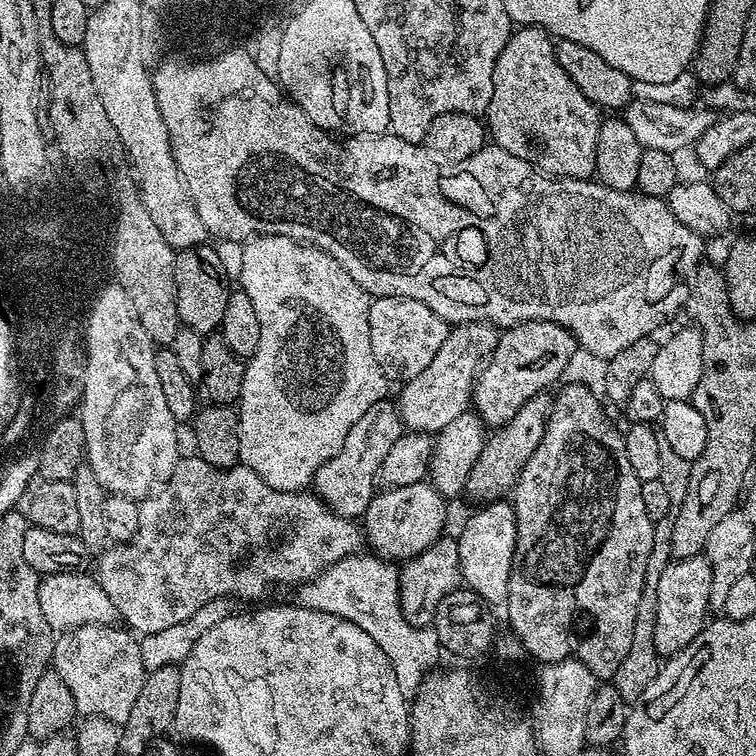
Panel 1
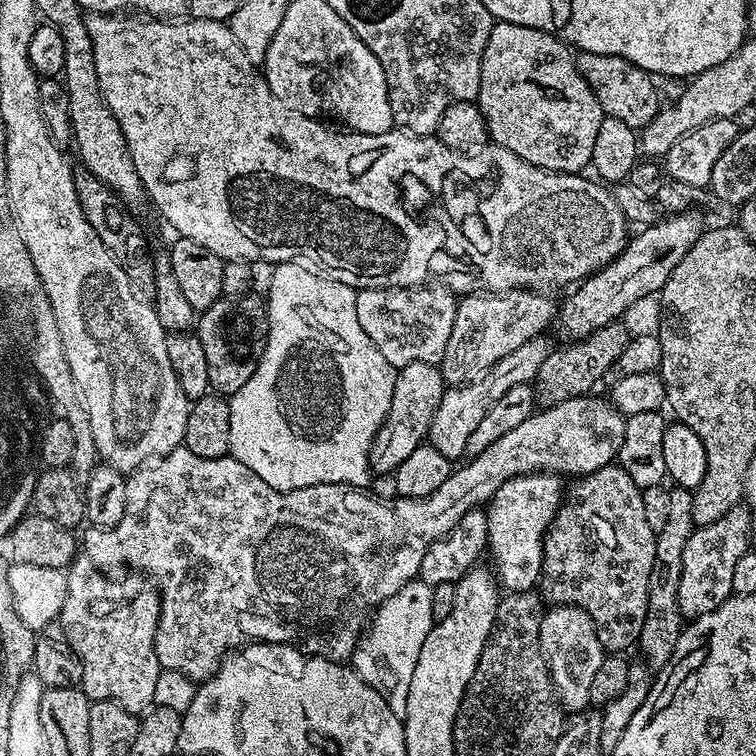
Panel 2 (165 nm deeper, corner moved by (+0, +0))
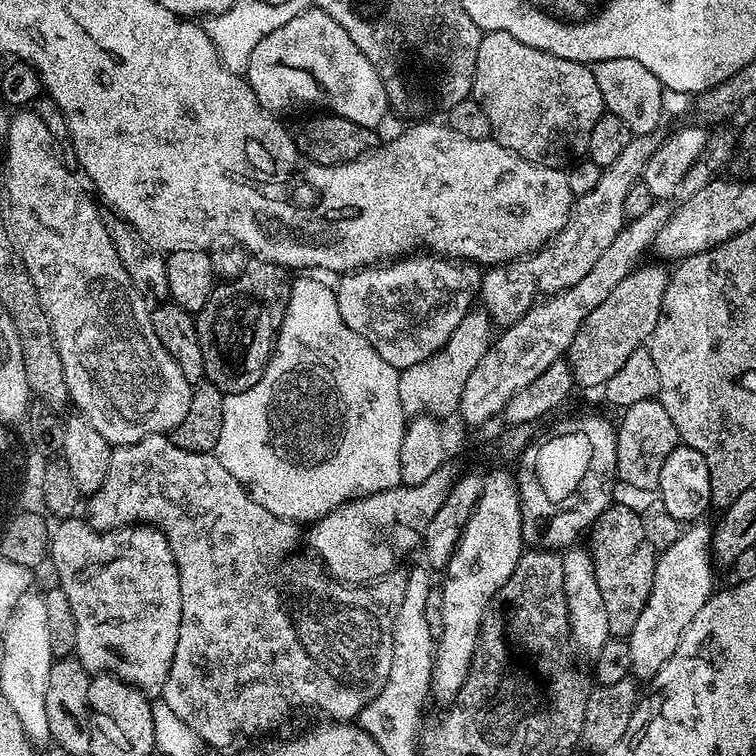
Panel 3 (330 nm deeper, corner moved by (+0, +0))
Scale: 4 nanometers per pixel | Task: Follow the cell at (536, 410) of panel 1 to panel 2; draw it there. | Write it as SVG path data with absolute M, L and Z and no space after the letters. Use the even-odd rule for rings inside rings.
M623 323L607 324L594 330L581 340L568 342L565 348L549 351L546 362L542 362L542 370L538 370L534 381L534 391L539 403L544 408L553 408L556 404L566 402L570 398L587 396L593 391L592 387L605 375L611 373L612 363L622 354L630 335Z

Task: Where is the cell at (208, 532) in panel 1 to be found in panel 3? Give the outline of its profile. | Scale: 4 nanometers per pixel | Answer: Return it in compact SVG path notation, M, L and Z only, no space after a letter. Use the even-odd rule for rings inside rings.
M161 434L158 436L147 436L146 438L142 438L137 444L122 444L119 445L113 451L112 461L110 462L110 470L106 470L106 482L102 482L102 486L98 489L97 492L94 493L92 497L87 501L88 504L88 512L92 517L90 517L90 523L92 525L92 529L95 532L111 532L117 528L126 528L129 526L136 526L136 524L141 520L144 524L152 524L153 529L162 530L164 537L168 539L168 545L170 546L170 550L174 554L174 562L178 566L178 578L180 579L180 585L182 586L182 622L180 623L180 629L178 630L178 642L174 646L174 658L172 659L172 665L170 666L170 670L168 671L168 677L166 678L166 682L164 683L164 687L162 689L162 698L166 702L168 706L170 706L170 710L174 710L174 714L178 714L178 718L182 718L182 722L186 722L186 726L190 726L193 732L196 733L197 737L205 745L208 744L212 748L224 748L227 744L232 744L235 742L239 736L252 736L256 731L264 732L267 728L276 728L280 723L283 722L284 719L287 718L288 715L291 714L295 708L321 708L322 711L325 712L325 717L328 717L331 721L334 722L352 722L357 718L356 715L359 714L360 711L367 709L369 705L371 705L372 699L380 693L382 690L382 686L386 684L386 678L390 674L390 662L392 661L392 622L396 615L396 611L400 609L402 606L402 598L406 594L406 590L408 589L407 580L409 573L407 571L400 572L401 570L393 570L388 573L383 579L378 579L373 583L369 583L365 588L356 588L356 600L332 600L333 593L335 592L336 587L333 584L323 584L323 582L317 582L312 588L307 590L297 591L295 594L293 589L290 588L287 584L273 584L270 586L266 586L262 582L258 582L258 578L260 577L260 573L264 571L265 563L267 563L267 559L276 559L276 556L280 556L283 553L285 556L290 557L294 552L297 551L298 545L296 543L301 543L302 540L302 532L299 532L297 521L295 520L284 520L280 516L275 516L274 514L270 514L270 510L266 510L262 506L258 506L258 502L254 502L254 498L250 495L246 489L238 482L238 478L234 478L234 474L230 474L230 470L226 470L226 466L222 466L222 462L216 459L215 455L209 454L207 452L191 452L190 450L182 450L177 444L174 443L167 435Z

